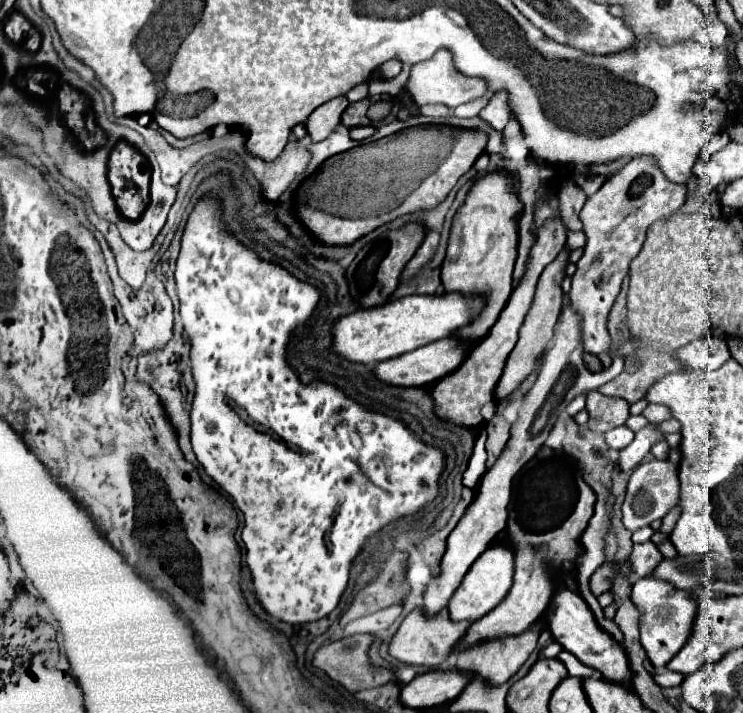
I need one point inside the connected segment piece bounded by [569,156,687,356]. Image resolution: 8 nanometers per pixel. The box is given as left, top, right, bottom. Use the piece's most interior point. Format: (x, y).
(615, 219)

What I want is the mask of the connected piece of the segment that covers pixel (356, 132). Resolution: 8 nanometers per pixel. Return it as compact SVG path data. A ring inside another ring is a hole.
M356 126L349 130L349 135L353 140L362 141L371 137L375 129L370 126Z

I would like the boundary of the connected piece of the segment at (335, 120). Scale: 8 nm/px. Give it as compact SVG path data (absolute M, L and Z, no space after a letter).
M345 96L341 98L333 98L327 104L319 106L309 118L307 118L307 132L311 136L313 142L321 142L325 140L339 124L341 124L341 116L347 110L349 100Z

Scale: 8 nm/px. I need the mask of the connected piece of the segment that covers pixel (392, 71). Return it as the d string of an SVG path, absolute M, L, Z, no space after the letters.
M393 58L393 60L389 60L389 62L385 62L383 66L381 66L381 74L383 76L387 76L387 80L389 78L395 78L399 72L401 72L401 60L397 60L397 58Z

